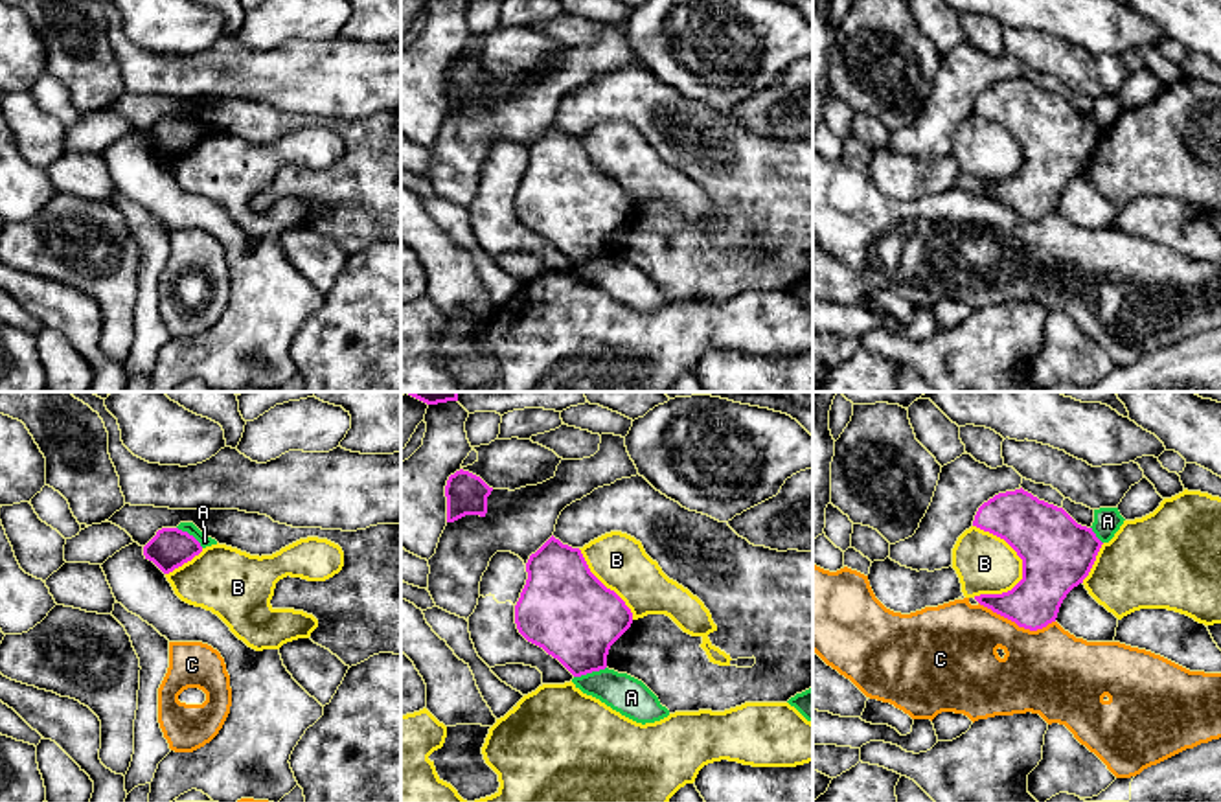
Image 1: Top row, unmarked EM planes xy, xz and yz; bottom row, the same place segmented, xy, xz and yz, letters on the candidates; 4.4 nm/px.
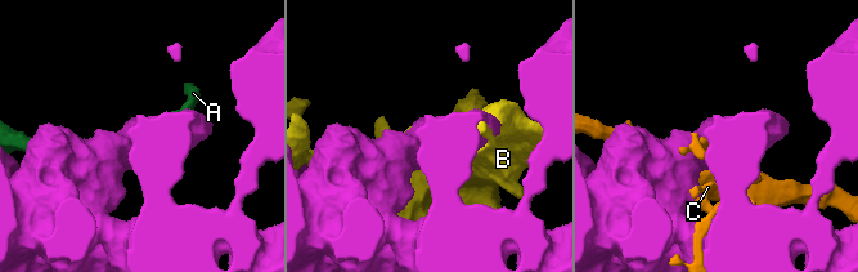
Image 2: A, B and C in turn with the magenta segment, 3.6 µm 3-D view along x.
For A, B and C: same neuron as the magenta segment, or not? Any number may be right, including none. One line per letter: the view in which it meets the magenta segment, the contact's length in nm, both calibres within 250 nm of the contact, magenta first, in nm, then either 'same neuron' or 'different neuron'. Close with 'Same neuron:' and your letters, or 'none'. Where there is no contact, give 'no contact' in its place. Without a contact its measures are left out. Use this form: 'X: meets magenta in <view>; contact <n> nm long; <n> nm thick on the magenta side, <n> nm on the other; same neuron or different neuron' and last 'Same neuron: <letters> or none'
A: meets magenta in xz; contact 150 nm long; 380 nm thick on the magenta side, 170 nm on the other; different neuron
B: meets magenta in yz; contact 340 nm long; 320 nm thick on the magenta side, 260 nm on the other; different neuron
C: meets magenta in yz; contact 340 nm long; 220 nm thick on the magenta side, 380 nm on the other; different neuron
Same neuron: none

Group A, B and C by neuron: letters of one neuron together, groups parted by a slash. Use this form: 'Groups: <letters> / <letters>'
Groups: A / B / C

